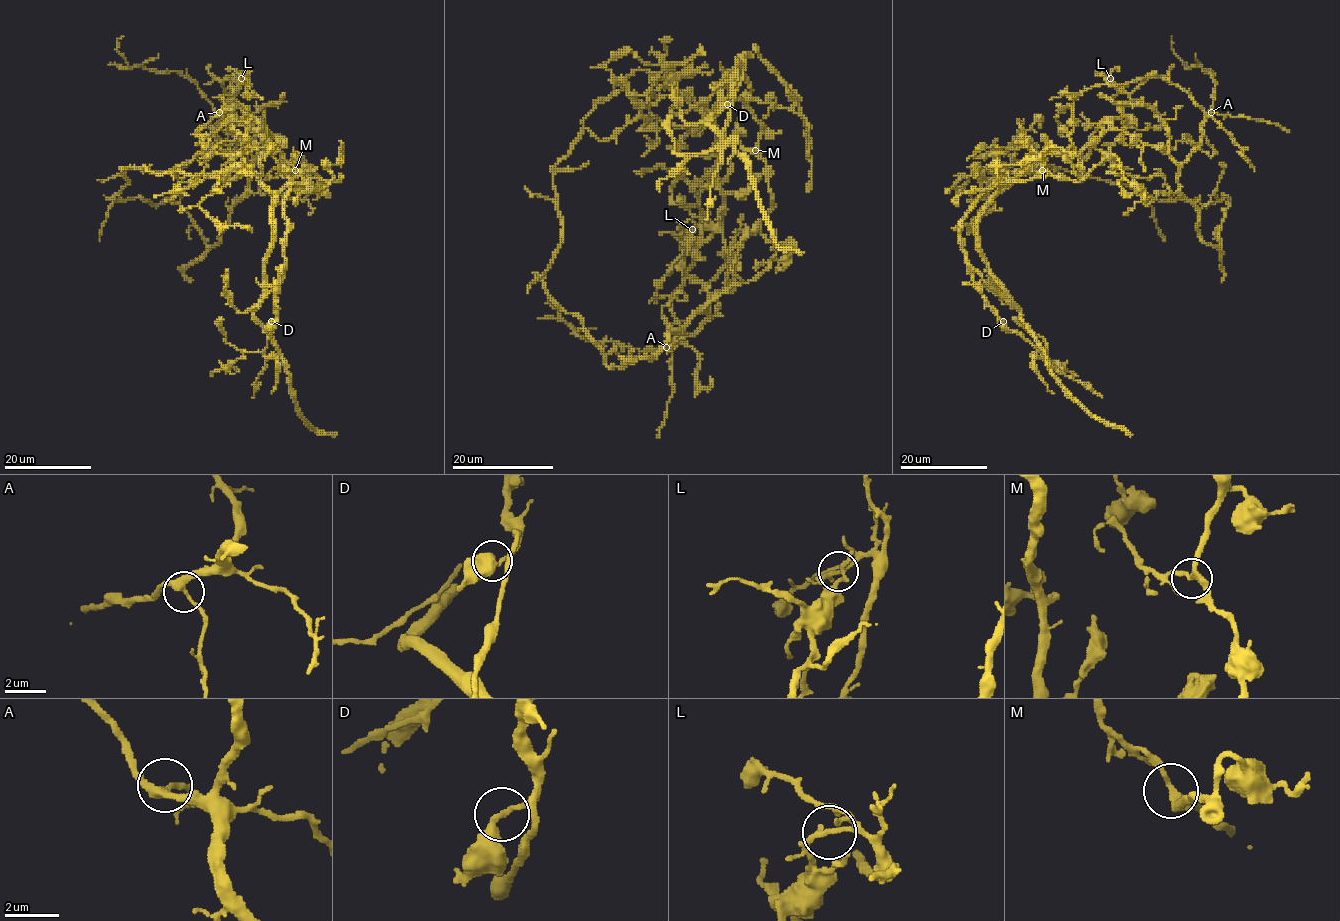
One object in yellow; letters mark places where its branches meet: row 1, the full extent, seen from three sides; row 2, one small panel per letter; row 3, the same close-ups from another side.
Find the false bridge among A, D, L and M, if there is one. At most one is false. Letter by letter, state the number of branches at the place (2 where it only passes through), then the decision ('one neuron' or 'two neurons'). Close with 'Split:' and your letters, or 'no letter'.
A: branches 3; one neuron
D: branches 2; one neuron
L: branches 2; two neurons
M: branches 3; one neuron
Split: L

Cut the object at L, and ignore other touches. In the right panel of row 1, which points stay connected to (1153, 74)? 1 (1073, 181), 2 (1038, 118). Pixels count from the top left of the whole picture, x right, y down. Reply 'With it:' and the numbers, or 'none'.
With it: 1, 2

